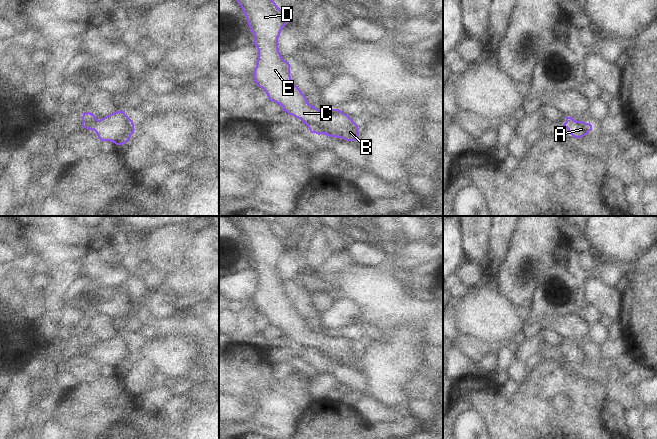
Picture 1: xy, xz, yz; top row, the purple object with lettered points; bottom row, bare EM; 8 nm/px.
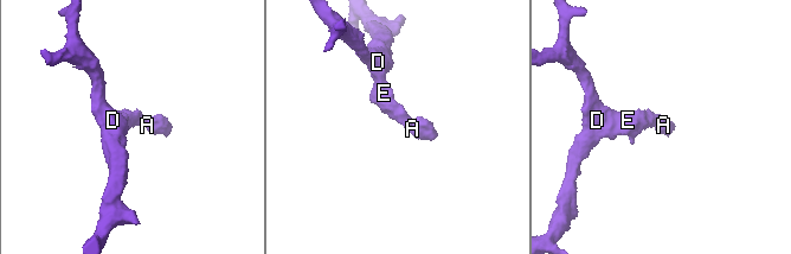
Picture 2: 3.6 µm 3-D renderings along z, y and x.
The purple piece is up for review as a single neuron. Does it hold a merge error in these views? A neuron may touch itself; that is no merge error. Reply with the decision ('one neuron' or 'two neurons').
one neuron

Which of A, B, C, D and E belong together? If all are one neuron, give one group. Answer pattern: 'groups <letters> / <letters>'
groups A B C D E

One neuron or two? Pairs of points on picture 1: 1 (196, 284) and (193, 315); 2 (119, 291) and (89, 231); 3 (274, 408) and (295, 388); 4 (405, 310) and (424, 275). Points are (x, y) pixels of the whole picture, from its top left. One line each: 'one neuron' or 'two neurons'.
1: two neurons
2: two neurons
3: one neuron
4: two neurons

